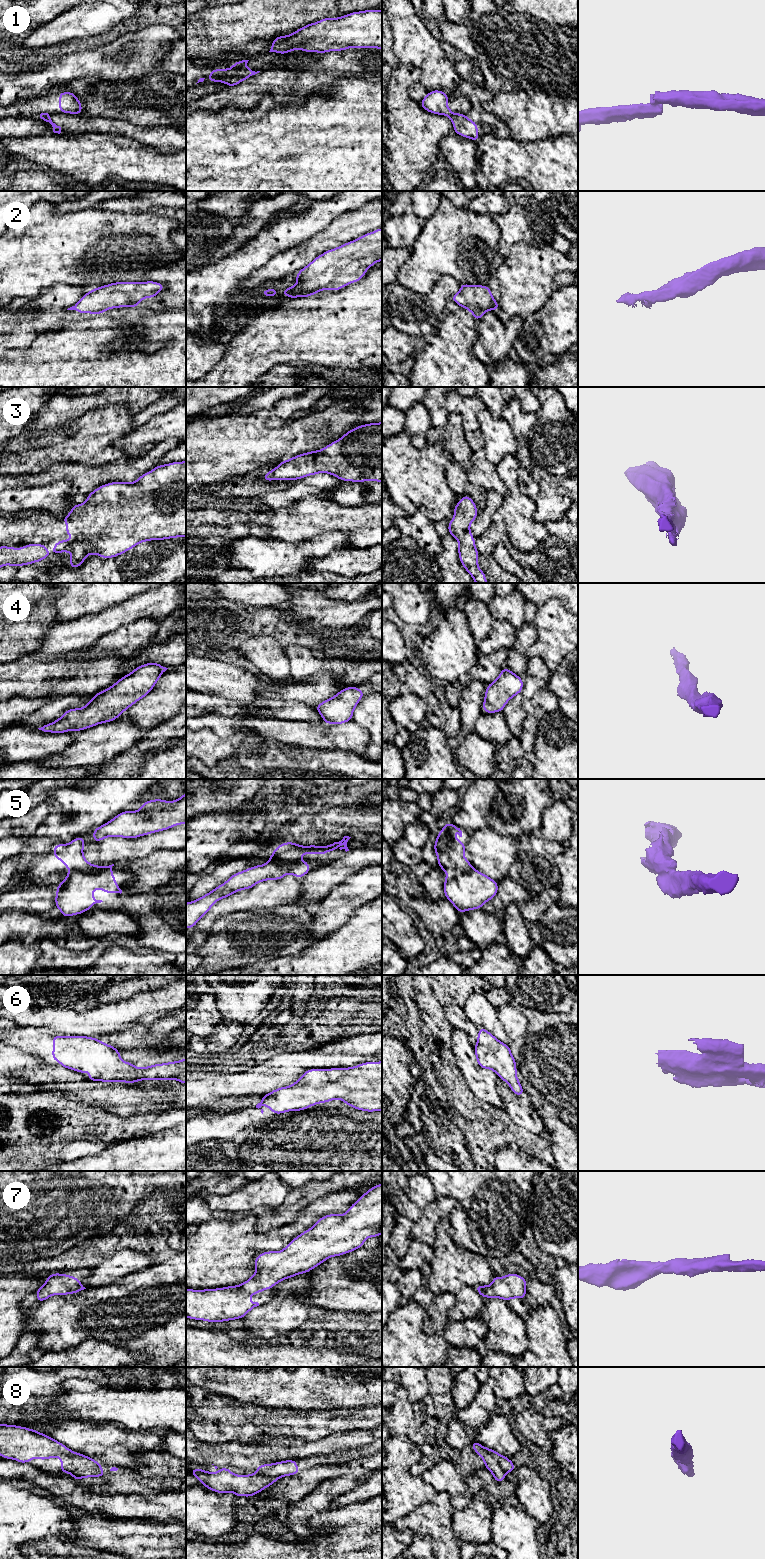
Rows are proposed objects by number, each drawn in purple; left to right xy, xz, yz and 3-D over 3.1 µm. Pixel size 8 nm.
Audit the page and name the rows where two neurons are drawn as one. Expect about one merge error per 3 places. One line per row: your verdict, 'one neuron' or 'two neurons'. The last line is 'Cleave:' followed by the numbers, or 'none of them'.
1: two neurons
2: one neuron
3: one neuron
4: one neuron
5: two neurons
6: one neuron
7: one neuron
8: one neuron
Cleave: 1, 5

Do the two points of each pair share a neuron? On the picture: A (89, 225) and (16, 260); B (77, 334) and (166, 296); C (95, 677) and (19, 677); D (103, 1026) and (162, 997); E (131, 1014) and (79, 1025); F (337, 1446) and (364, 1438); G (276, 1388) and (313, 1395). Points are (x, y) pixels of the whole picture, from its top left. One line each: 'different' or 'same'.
A: same
B: different
C: same
D: same
E: same
F: same
G: same

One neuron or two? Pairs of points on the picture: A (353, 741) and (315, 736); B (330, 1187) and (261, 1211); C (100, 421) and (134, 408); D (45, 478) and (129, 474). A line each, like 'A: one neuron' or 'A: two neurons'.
A: one neuron
B: one neuron
C: two neurons
D: one neuron

